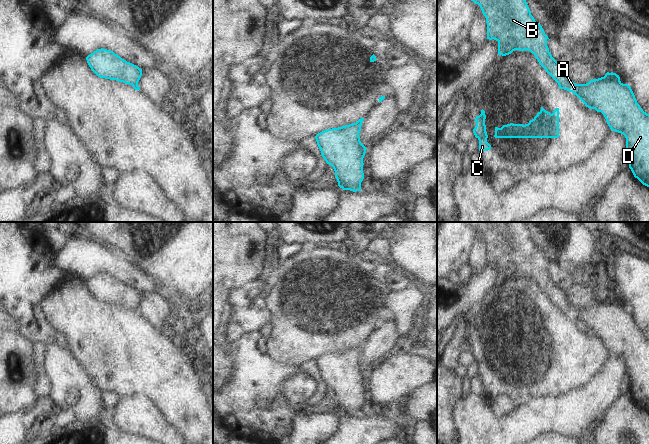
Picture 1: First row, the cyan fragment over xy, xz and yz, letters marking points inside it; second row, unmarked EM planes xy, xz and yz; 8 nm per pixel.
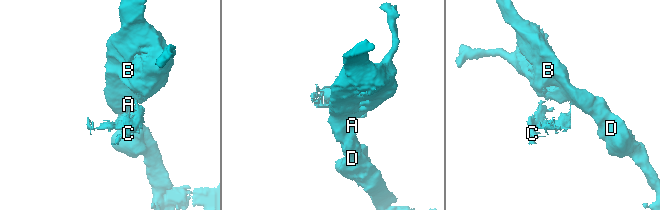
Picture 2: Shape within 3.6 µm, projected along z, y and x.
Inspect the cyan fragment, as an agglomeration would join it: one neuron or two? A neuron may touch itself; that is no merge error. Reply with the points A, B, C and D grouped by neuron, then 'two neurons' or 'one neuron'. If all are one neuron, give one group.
A B D / C; two neurons

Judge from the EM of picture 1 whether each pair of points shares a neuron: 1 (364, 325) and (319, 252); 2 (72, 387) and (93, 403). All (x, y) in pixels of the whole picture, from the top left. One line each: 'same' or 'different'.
1: same
2: same

